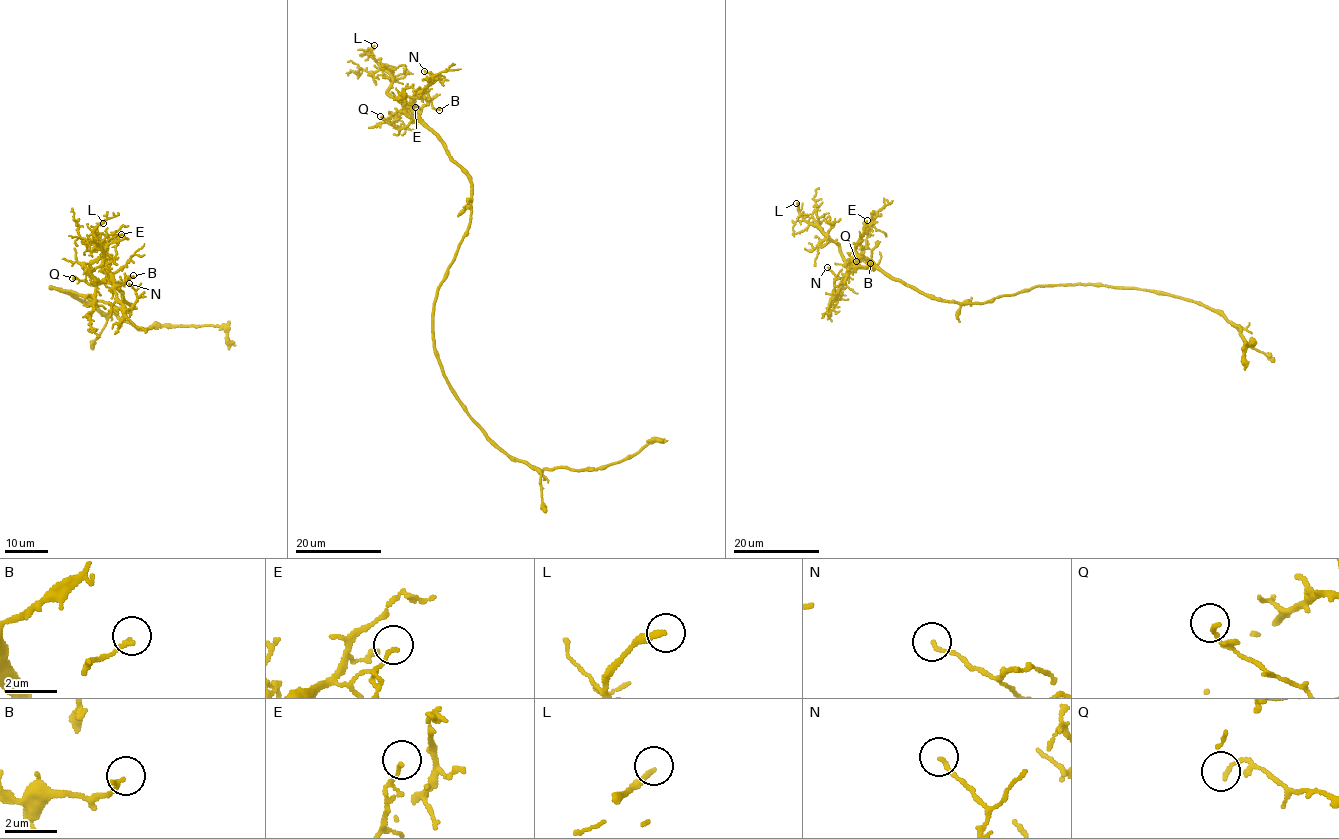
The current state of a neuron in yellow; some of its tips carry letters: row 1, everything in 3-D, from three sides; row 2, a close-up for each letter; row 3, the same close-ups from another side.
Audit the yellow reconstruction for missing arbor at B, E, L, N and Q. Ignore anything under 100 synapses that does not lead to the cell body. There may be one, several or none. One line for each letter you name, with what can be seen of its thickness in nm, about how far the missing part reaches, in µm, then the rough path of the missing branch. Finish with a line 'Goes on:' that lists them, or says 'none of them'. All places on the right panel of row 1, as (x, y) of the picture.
L: Thickness 220 nm. Missing length about 20 µm. Course of what is missing: (796, 203), (806, 206), (815, 160)
Goes on: L

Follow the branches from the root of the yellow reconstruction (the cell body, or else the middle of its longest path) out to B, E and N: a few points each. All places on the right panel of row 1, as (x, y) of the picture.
B: (1050, 285), (986, 302), (948, 302), (893, 279), (865, 259), (855, 257), (850, 266), (870, 263)
E: (1050, 285), (999, 295), (986, 302), (957, 303), (931, 298), (907, 283), (893, 279), (855, 251), (867, 220)
N: (1050, 285), (999, 295), (986, 302), (948, 302), (925, 296), (855, 257), (835, 296), (835, 276), (827, 267)

